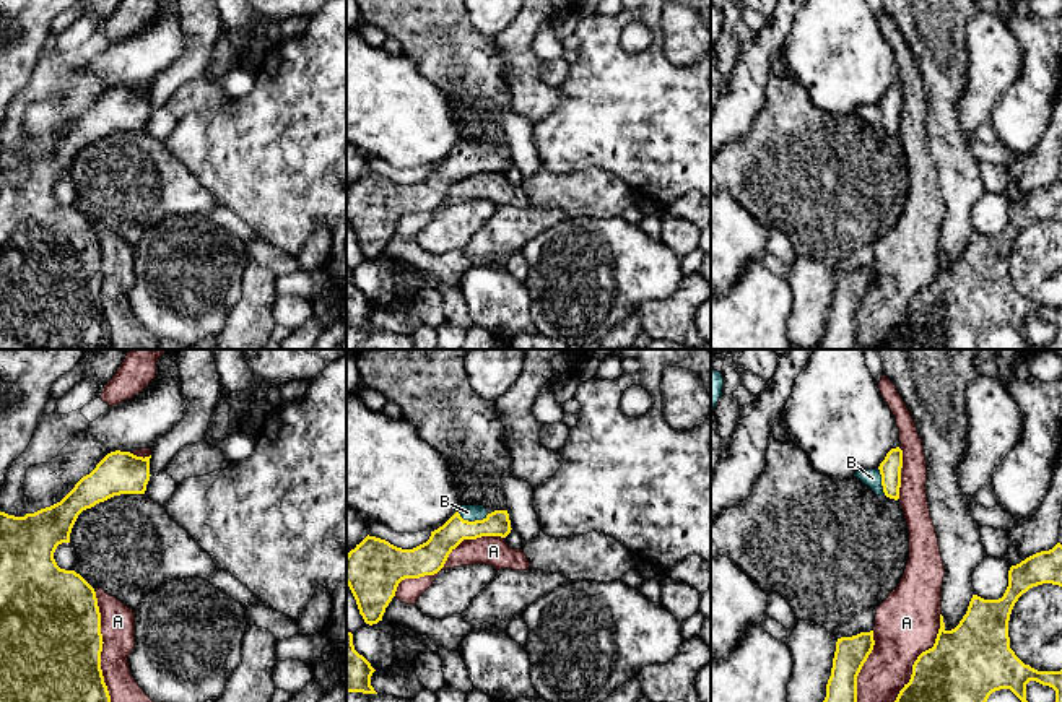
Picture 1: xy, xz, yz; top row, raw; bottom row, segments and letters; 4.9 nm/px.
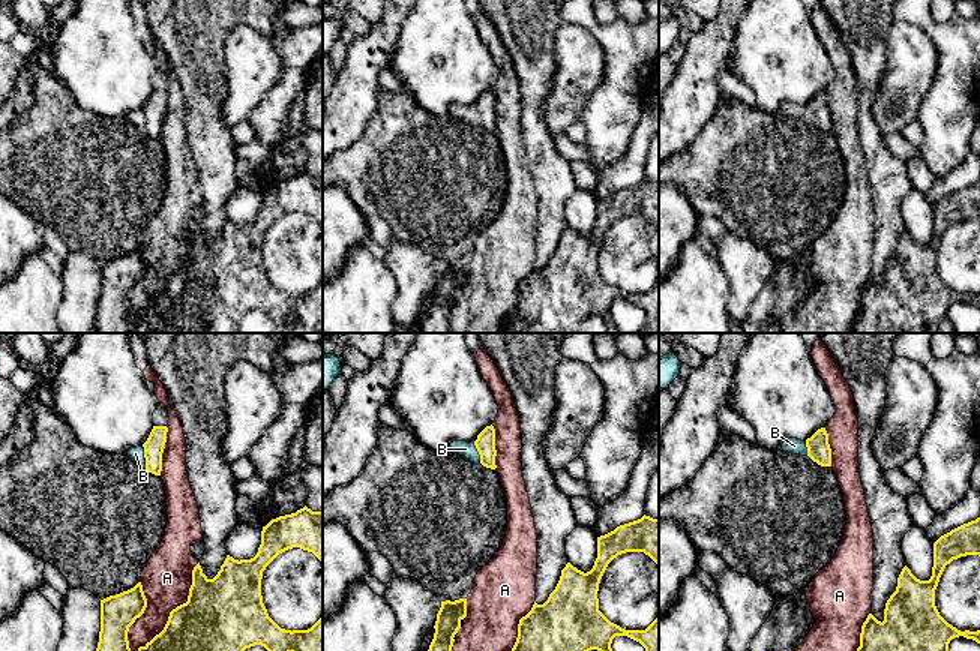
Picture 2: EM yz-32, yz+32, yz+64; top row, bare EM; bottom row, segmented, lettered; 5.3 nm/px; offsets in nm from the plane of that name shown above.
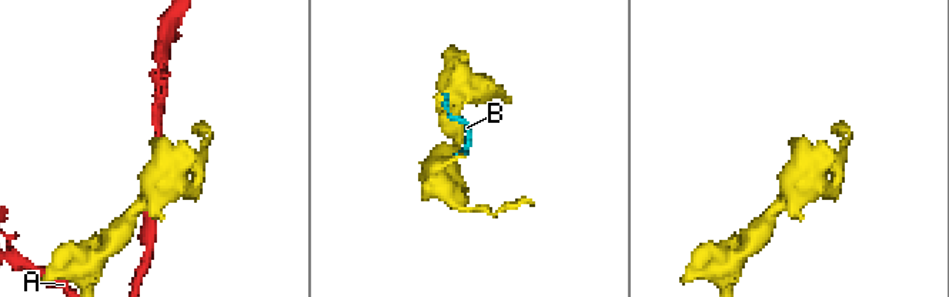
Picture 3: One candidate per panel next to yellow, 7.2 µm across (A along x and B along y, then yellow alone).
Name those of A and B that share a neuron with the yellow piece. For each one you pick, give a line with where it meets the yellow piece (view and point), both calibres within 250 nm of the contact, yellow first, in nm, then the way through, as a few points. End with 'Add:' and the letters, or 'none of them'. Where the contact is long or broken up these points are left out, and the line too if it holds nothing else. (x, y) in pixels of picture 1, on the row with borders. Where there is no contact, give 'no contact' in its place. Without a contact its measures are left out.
B: contact xz (475, 520); calibres 140 and 80 nm; way xz (436, 550), (461, 525), (475, 520), (467, 512)
Add: B

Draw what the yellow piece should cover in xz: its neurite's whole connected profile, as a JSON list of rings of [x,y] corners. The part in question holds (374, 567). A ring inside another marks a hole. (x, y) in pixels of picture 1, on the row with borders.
[[[475,504],[460,505],[442,526],[431,531],[426,543],[413,549],[368,535],[346,554],[346,585],[364,622],[377,624],[402,580],[437,574],[464,540],[506,538],[511,530],[507,510],[488,514],[483,505]]]

